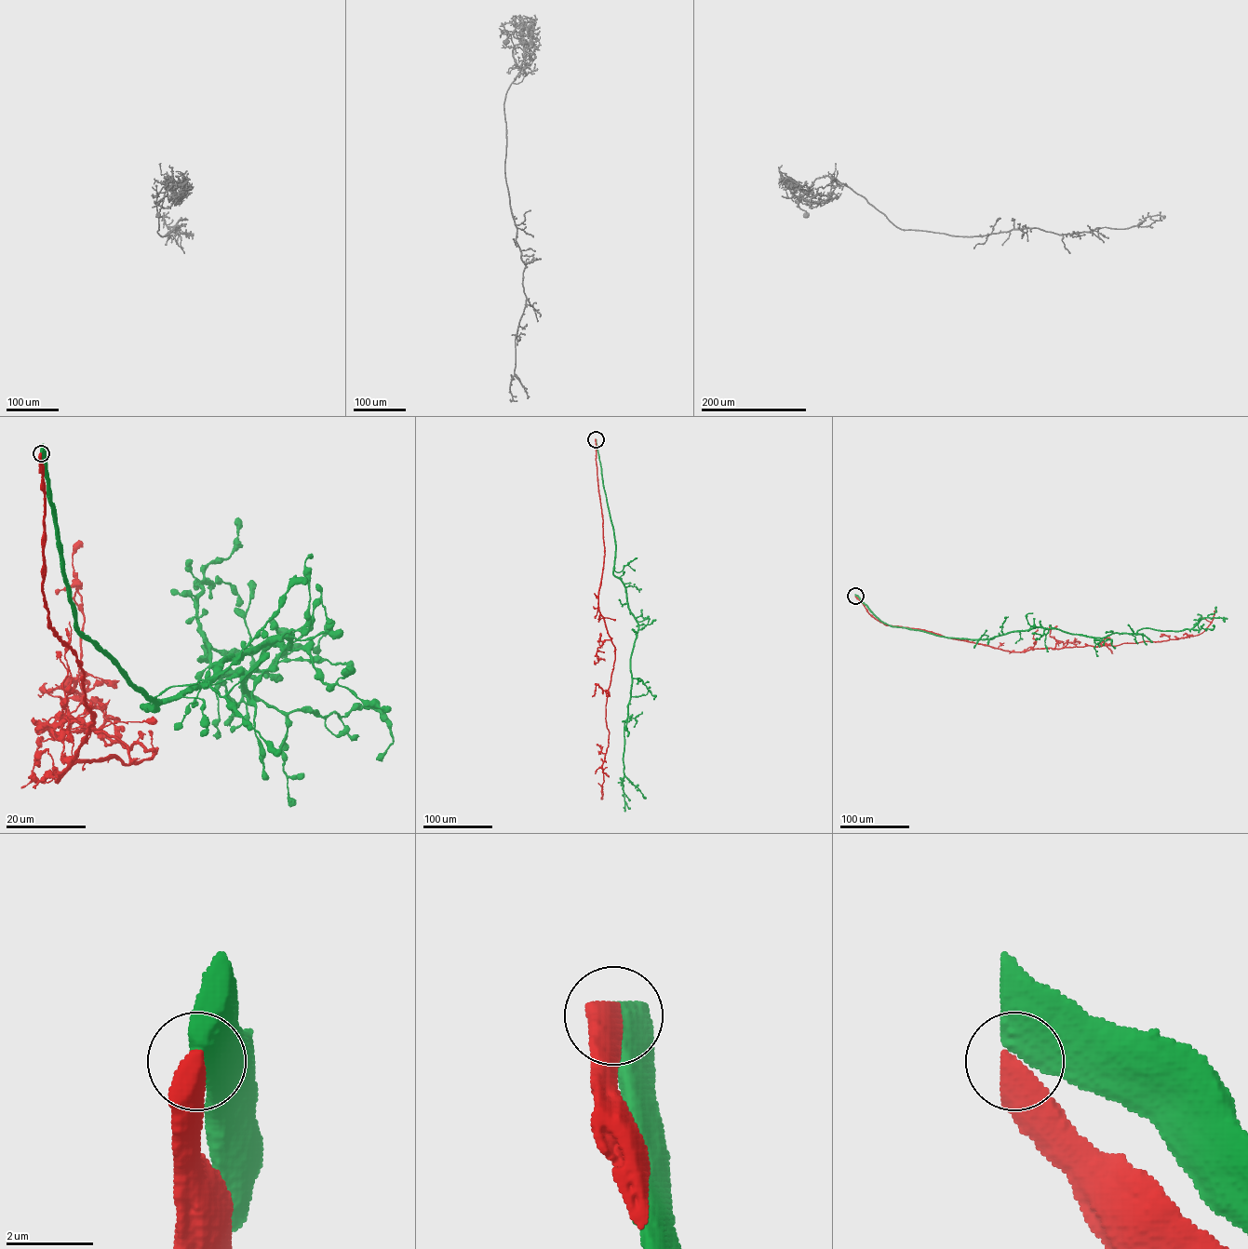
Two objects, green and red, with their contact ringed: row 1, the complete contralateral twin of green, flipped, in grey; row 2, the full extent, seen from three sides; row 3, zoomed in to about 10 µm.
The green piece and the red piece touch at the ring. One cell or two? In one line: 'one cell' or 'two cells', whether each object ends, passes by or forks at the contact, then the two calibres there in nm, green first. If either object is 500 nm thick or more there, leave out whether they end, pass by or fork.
two cells; 800 nm thick on the green side, 600 nm on the other

